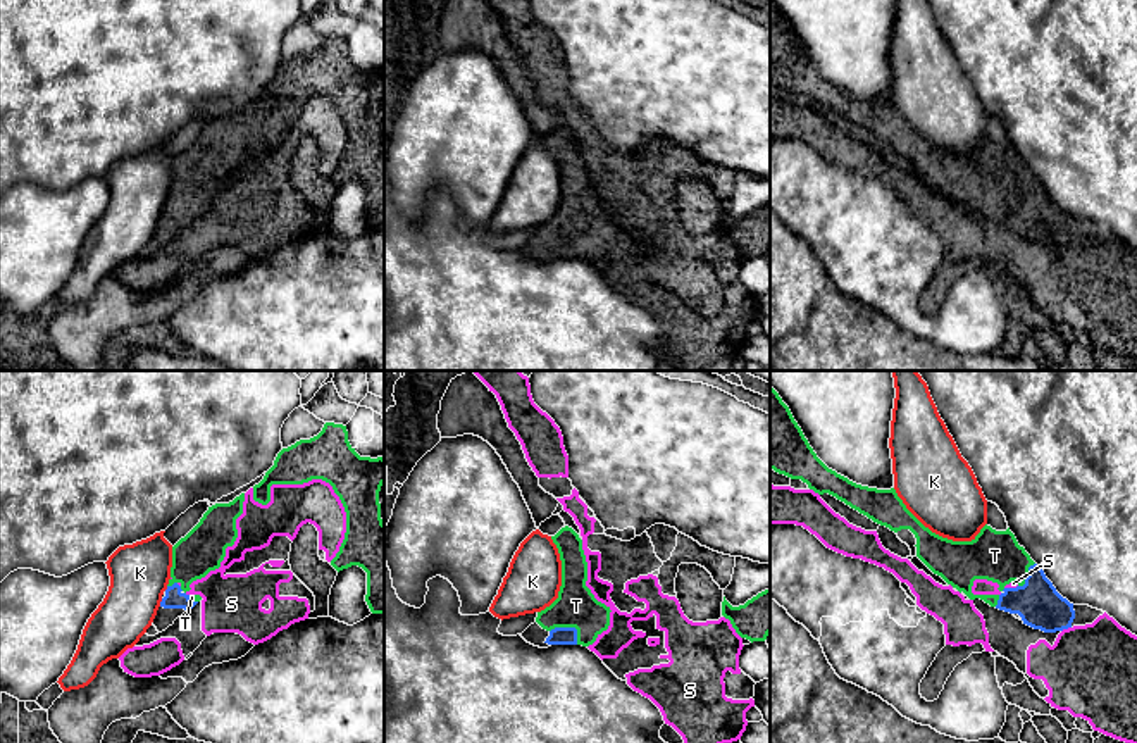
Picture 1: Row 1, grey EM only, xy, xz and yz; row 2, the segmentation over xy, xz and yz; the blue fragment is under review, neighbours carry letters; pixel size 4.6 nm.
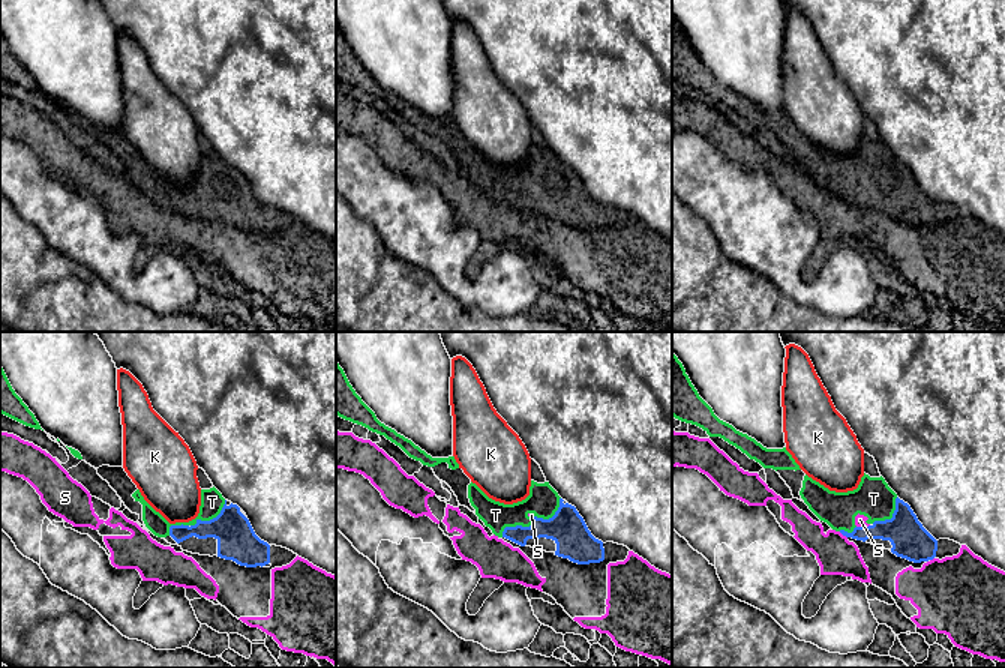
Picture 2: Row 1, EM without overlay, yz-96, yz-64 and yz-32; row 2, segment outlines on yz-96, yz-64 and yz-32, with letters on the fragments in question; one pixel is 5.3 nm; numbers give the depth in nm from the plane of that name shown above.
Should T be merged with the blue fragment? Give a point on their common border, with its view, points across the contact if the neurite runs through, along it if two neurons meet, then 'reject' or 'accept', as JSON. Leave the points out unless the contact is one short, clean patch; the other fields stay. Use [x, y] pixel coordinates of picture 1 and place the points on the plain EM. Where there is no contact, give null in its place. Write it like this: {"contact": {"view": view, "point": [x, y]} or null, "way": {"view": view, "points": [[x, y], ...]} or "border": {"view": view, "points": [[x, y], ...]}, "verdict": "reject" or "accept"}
{"contact": {"view": "xz", "point": [571, 242]}, "way": {"view": "xz", "points": [[559, 249], [571, 242], [576, 219]]}, "verdict": "accept"}

